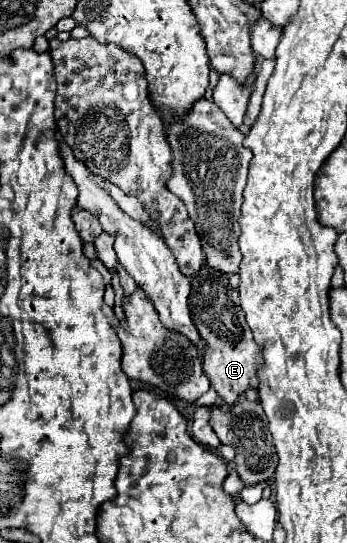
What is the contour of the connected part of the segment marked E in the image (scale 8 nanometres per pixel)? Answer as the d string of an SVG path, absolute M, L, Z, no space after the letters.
M203 267L191 279L189 309L199 335L207 341L207 353L203 357L203 371L211 381L211 387L231 407L239 397L245 397L247 389L259 391L259 367L263 365L261 349L255 345L249 325L245 323L239 293L229 285L227 275L213 273Z

